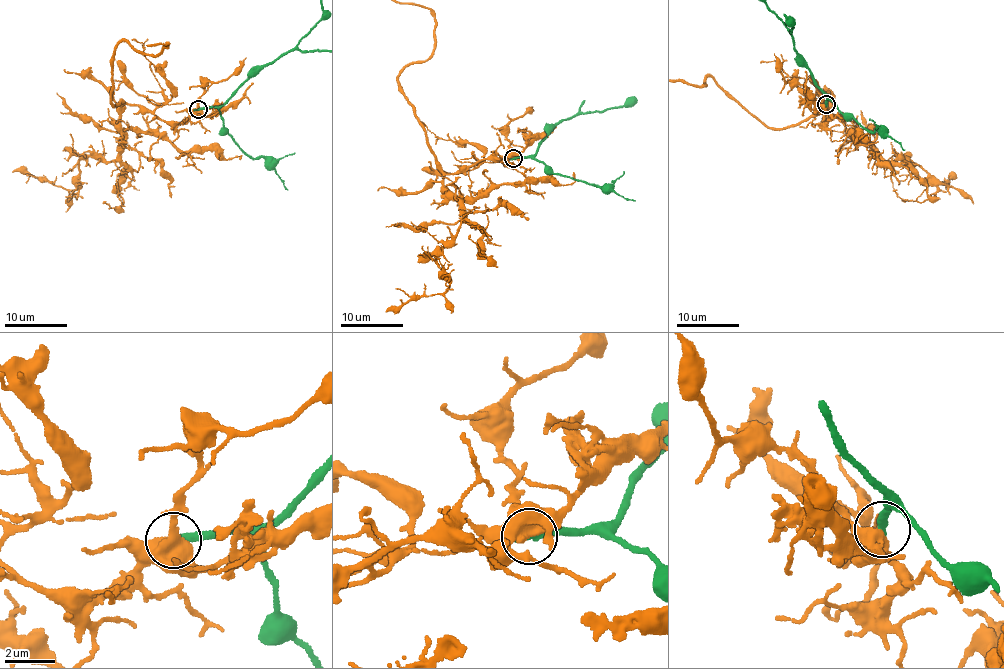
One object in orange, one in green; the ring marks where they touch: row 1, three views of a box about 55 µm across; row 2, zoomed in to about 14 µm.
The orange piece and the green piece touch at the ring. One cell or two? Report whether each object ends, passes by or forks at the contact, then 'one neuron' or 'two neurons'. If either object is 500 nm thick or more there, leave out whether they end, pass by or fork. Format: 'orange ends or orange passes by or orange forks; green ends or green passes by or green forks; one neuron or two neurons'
two neurons

